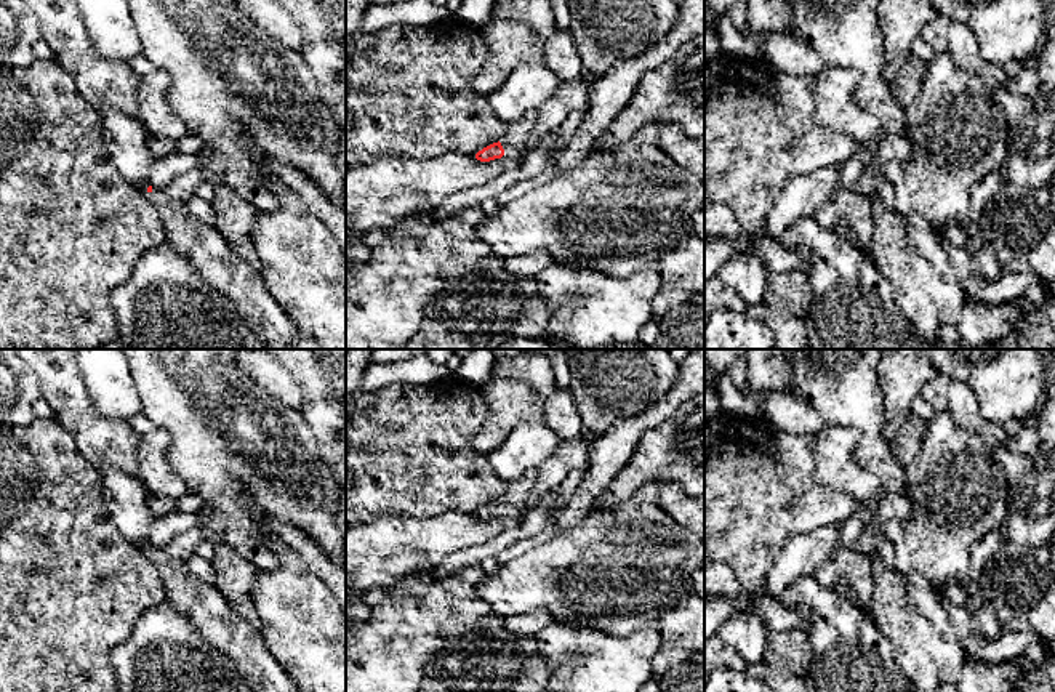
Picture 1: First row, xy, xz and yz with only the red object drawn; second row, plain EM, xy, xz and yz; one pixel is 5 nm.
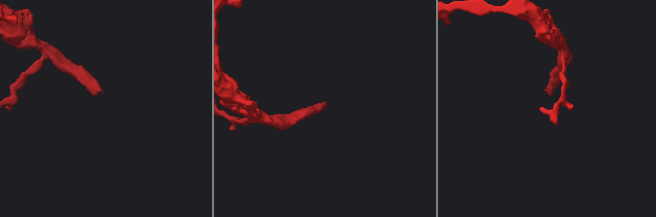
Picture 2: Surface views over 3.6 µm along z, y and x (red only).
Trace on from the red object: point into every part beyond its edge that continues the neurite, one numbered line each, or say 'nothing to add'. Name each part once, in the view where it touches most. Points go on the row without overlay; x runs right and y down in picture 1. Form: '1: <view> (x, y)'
1: xz (513, 502)

